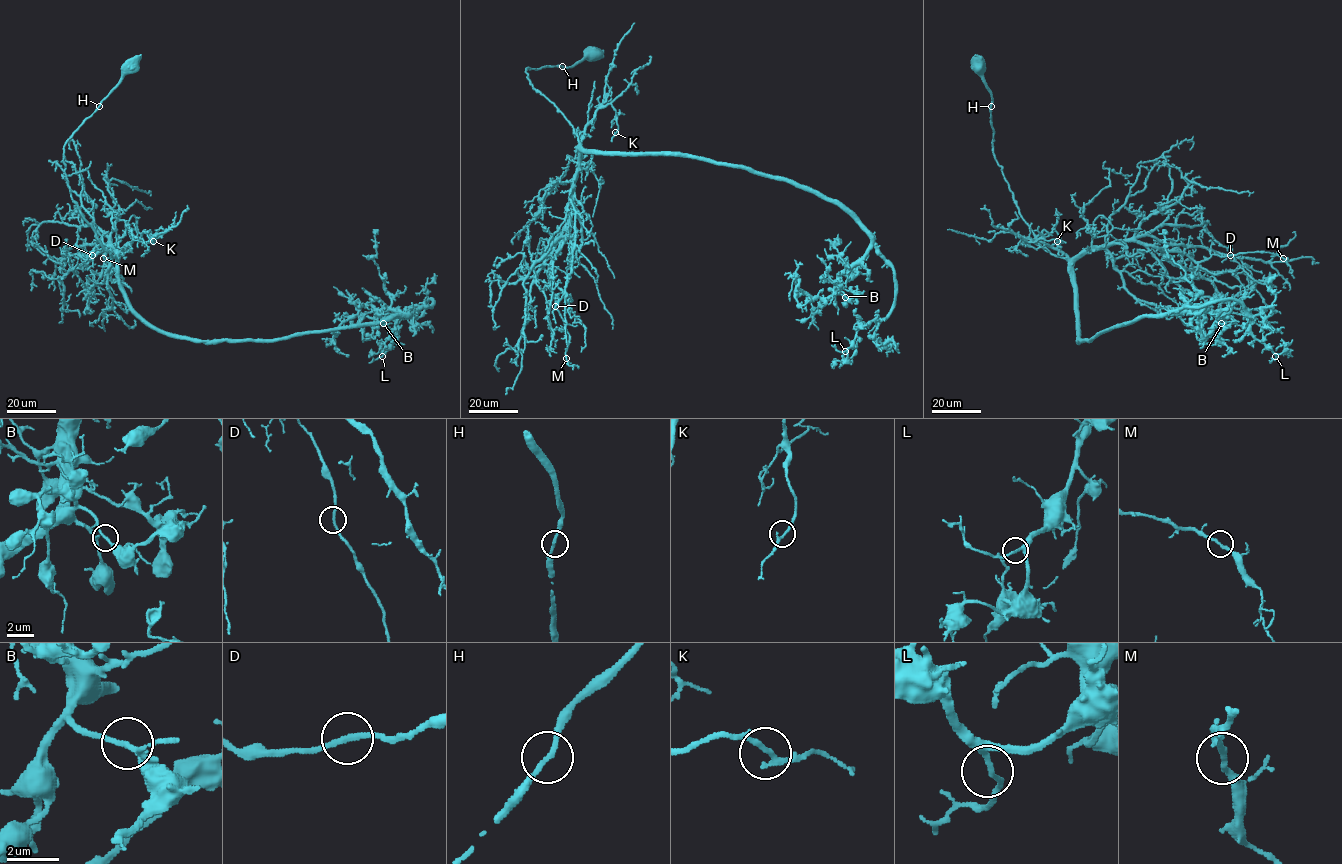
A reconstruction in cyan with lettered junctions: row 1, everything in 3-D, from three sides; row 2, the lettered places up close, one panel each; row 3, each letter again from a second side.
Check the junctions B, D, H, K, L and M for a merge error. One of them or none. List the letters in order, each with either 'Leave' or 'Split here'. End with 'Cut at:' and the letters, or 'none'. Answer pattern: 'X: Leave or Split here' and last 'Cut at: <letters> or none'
B: Leave
D: Leave
H: Leave
K: Leave
L: Leave
M: Leave
Cut at: none

